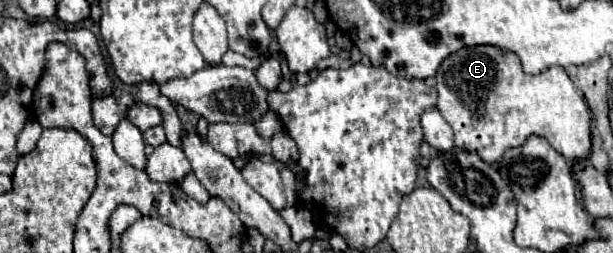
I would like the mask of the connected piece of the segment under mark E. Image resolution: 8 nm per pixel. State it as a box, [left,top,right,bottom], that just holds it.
[436,46,592,164]

